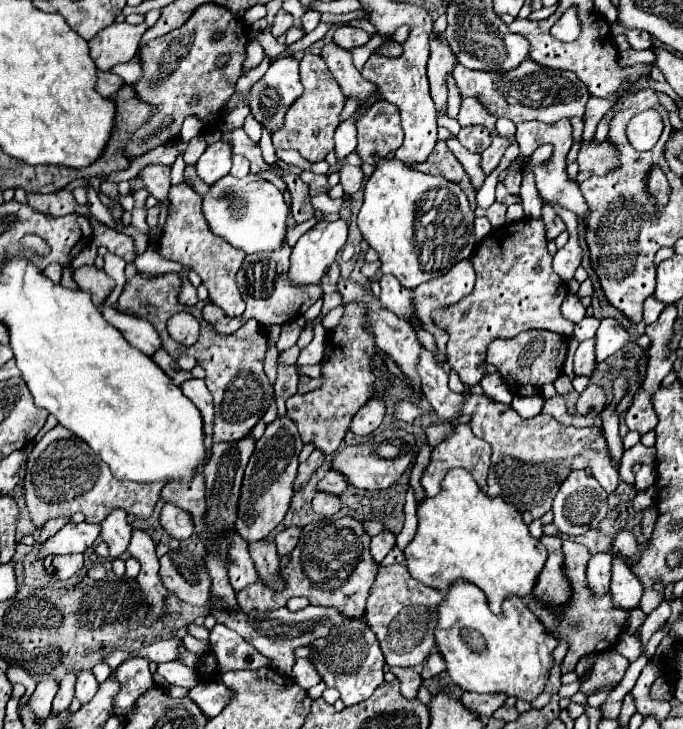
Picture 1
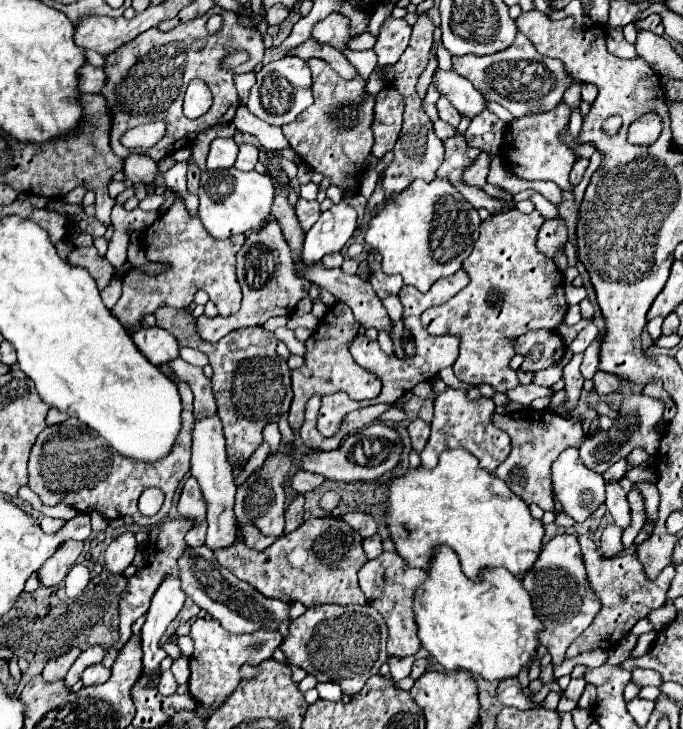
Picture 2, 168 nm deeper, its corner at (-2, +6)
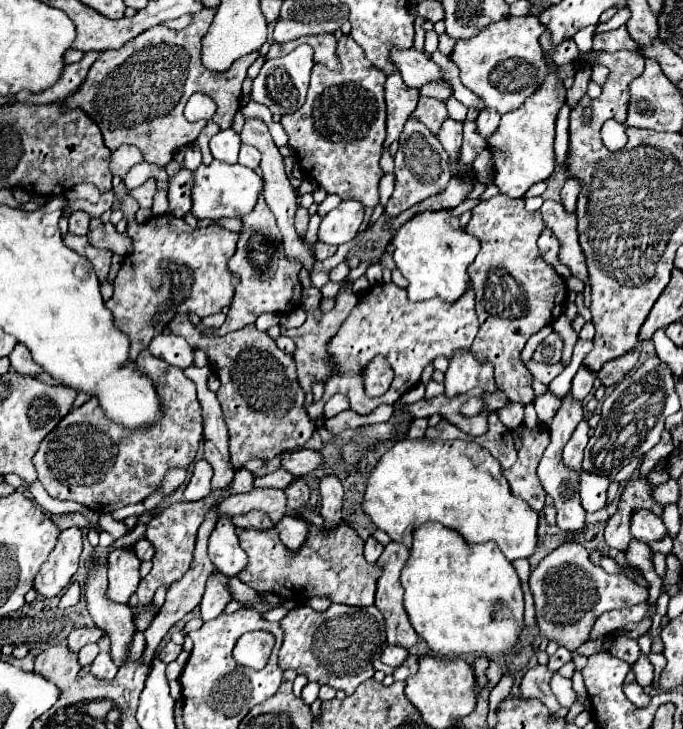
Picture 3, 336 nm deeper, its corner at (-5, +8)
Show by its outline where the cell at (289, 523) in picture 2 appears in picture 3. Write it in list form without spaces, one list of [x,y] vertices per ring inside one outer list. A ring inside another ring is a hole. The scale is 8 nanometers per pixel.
[[[296,478],[296,482],[290,482],[284,492],[288,496],[288,508],[290,508],[292,516],[296,516],[294,512],[298,508],[302,508],[304,504],[308,504],[308,498],[310,498],[310,488],[308,488],[306,480],[304,478]]]

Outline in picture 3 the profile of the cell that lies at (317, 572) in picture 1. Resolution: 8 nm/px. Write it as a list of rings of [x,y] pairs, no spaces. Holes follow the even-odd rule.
[[[310,524],[308,540],[298,550],[296,556],[290,556],[276,528],[256,530],[256,528],[236,528],[242,550],[248,554],[248,568],[240,574],[240,580],[252,586],[258,592],[272,592],[280,598],[312,598],[312,596],[330,596],[332,602],[348,606],[370,606],[374,604],[376,582],[380,578],[380,566],[368,564],[364,560],[364,542],[360,536],[346,524],[332,530],[328,536],[318,526]]]

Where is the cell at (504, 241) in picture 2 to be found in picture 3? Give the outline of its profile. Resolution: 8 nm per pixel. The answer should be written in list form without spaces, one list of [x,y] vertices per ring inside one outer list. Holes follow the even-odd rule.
[[[504,194],[480,202],[466,226],[468,234],[480,240],[480,252],[468,268],[476,292],[476,314],[480,318],[480,332],[472,344],[472,352],[476,358],[494,364],[496,386],[506,392],[510,402],[520,404],[534,400],[532,374],[522,364],[520,354],[528,338],[552,324],[566,304],[566,282],[540,258],[536,246],[544,228],[540,210],[528,212],[522,198],[514,200]]]

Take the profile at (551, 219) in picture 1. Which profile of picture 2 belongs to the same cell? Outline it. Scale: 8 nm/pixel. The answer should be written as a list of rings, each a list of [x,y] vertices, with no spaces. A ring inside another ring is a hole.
[[[561,216],[557,220],[545,220],[537,236],[537,248],[545,252],[545,256],[553,258],[555,250],[567,242],[567,226]]]

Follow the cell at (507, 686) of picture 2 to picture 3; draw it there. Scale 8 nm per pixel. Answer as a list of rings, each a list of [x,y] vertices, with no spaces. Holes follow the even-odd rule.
[[[538,664],[524,674],[520,692],[524,698],[538,698],[550,712],[558,712],[560,704],[550,690],[550,678],[552,678],[552,672],[546,666]]]

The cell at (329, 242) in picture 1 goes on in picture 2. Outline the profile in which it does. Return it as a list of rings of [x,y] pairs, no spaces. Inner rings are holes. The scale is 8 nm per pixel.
[[[341,200],[331,206],[321,218],[313,224],[309,232],[305,232],[303,244],[303,260],[305,264],[319,262],[325,254],[339,252],[353,236],[357,228],[357,212]]]

